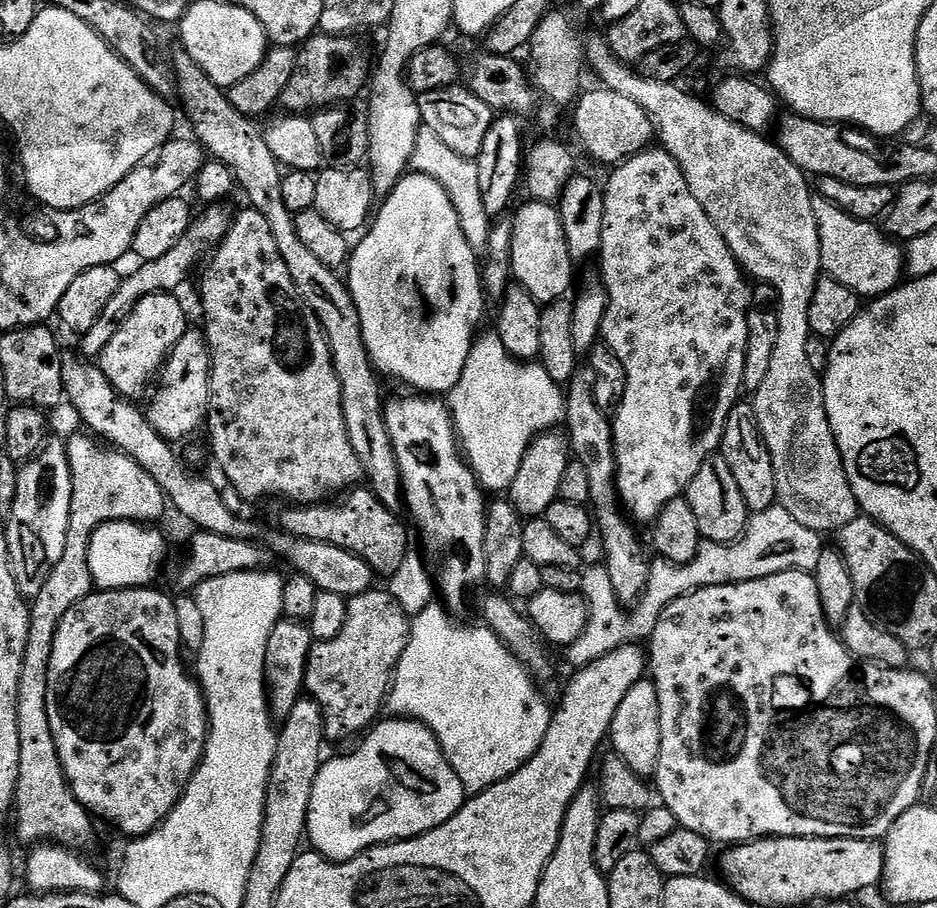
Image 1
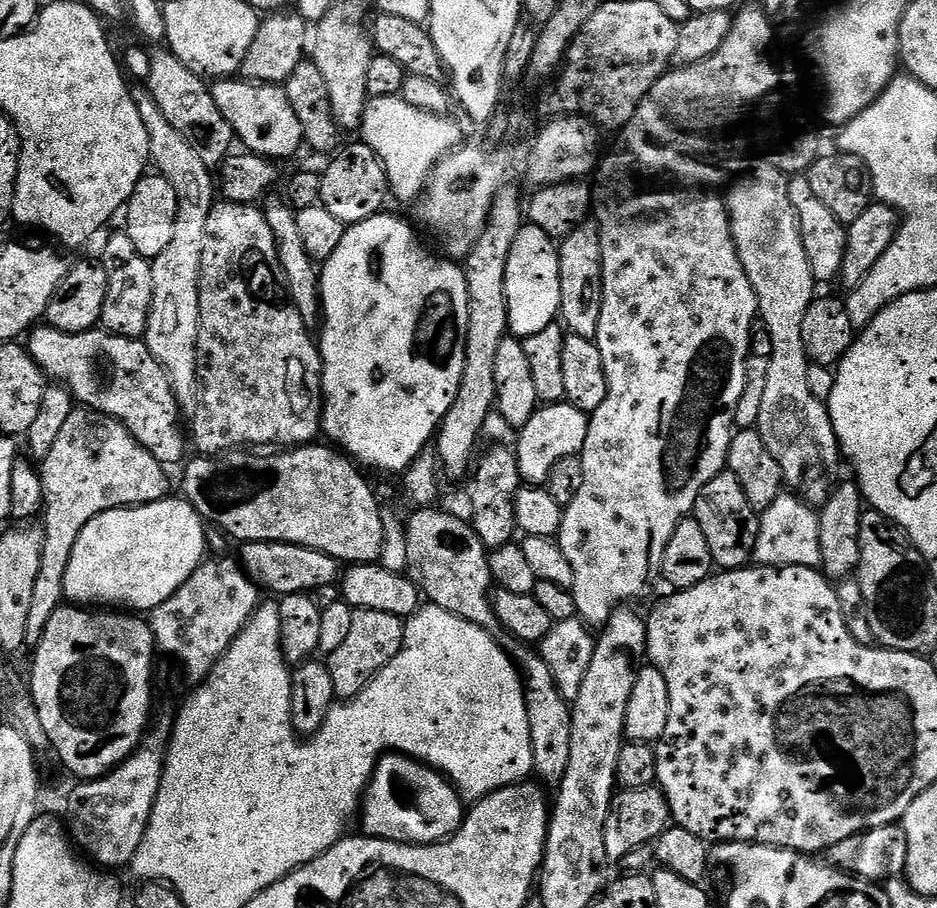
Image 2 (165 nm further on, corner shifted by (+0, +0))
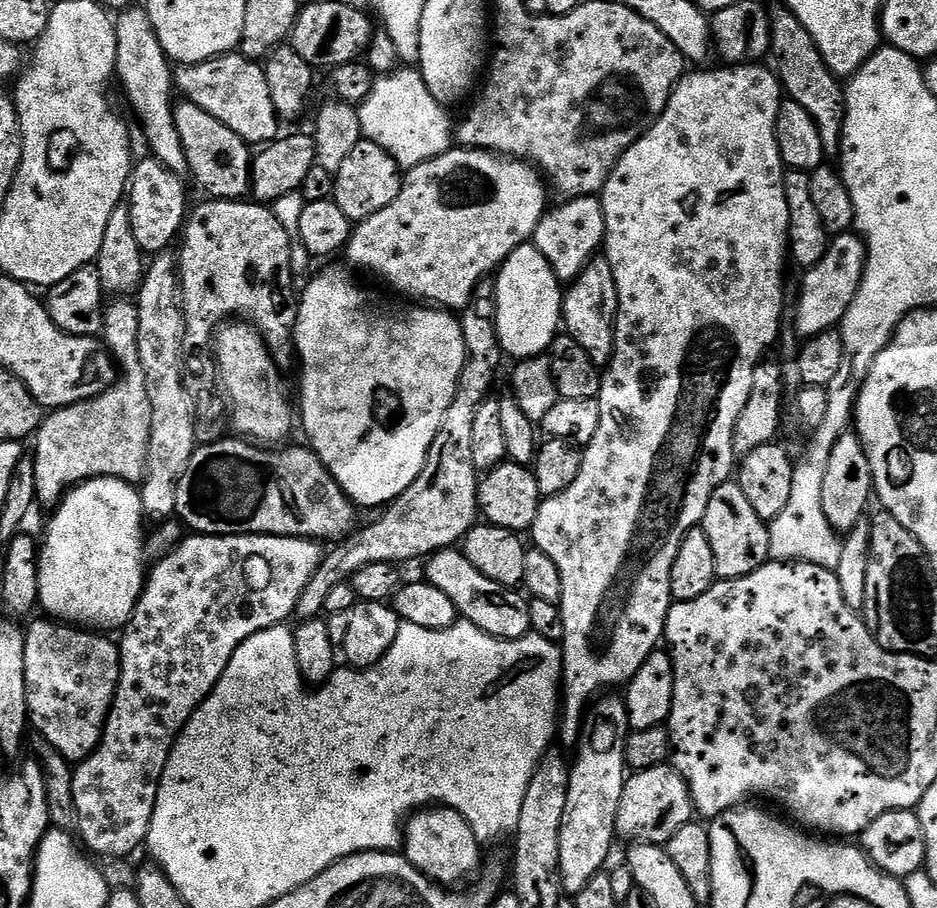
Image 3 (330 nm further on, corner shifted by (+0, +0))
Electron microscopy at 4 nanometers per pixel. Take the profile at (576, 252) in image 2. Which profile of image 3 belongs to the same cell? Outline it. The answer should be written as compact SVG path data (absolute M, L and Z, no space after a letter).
M593 258L582 270L582 274L578 274L578 278L563 289L563 293L563 331L574 338L574 342L578 342L586 354L590 354L590 362L594 362L597 368L607 368L614 354L616 316L620 313L618 286L614 282L614 270L610 270L610 262L603 258Z

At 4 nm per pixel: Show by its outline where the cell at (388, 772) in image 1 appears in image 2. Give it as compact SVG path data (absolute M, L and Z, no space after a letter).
M389 752L374 770L372 782L364 793L363 831L380 840L439 842L448 839L460 828L466 815L460 804L460 793L436 769L422 766L420 761L405 758L398 752Z

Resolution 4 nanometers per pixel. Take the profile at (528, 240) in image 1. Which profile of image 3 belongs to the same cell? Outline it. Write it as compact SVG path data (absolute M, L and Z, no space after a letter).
M529 242L518 246L500 265L494 276L494 307L496 309L496 333L500 343L500 351L505 357L513 356L513 361L528 360L532 356L545 355L551 349L562 328L562 309L564 293L562 281L554 274L550 262Z

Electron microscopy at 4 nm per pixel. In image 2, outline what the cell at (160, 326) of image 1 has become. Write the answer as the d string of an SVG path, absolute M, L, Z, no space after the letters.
M124 230L114 233L105 242L104 256L108 269L108 289L106 290L106 306L102 306L100 324L113 336L143 337L148 328L148 315L154 294L152 265L144 256L138 255L134 242L130 242L127 231Z

